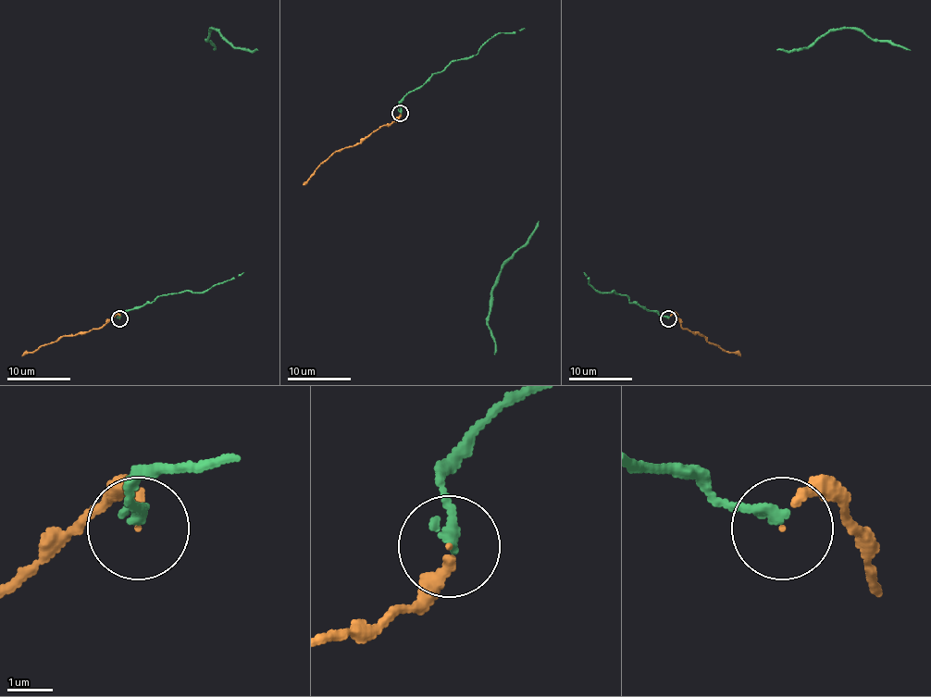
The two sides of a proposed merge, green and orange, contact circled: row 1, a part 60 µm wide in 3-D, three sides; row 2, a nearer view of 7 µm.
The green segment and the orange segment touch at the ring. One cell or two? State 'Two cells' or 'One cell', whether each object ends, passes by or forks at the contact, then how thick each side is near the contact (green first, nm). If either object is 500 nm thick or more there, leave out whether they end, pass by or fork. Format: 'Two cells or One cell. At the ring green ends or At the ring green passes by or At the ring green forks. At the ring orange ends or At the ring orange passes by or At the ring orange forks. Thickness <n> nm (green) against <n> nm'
One cell. At the ring green ends. At the ring orange ends. Thickness 240 nm (green) against 130 nm

